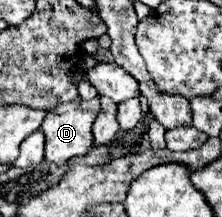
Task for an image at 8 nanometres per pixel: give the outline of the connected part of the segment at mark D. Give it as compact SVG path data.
M92 98L88 102L72 102L72 104L60 104L56 110L48 112L42 130L46 134L46 160L54 162L58 166L64 166L74 156L86 156L94 148L92 140L92 124L100 112L100 98Z

